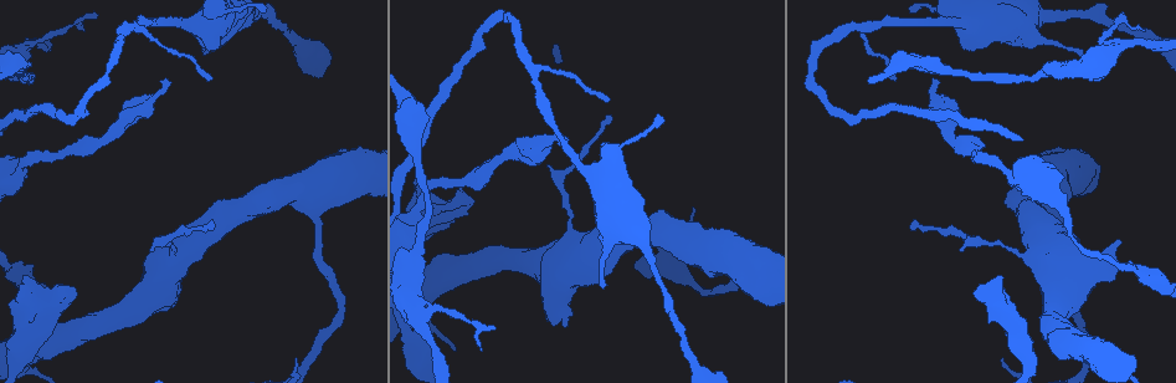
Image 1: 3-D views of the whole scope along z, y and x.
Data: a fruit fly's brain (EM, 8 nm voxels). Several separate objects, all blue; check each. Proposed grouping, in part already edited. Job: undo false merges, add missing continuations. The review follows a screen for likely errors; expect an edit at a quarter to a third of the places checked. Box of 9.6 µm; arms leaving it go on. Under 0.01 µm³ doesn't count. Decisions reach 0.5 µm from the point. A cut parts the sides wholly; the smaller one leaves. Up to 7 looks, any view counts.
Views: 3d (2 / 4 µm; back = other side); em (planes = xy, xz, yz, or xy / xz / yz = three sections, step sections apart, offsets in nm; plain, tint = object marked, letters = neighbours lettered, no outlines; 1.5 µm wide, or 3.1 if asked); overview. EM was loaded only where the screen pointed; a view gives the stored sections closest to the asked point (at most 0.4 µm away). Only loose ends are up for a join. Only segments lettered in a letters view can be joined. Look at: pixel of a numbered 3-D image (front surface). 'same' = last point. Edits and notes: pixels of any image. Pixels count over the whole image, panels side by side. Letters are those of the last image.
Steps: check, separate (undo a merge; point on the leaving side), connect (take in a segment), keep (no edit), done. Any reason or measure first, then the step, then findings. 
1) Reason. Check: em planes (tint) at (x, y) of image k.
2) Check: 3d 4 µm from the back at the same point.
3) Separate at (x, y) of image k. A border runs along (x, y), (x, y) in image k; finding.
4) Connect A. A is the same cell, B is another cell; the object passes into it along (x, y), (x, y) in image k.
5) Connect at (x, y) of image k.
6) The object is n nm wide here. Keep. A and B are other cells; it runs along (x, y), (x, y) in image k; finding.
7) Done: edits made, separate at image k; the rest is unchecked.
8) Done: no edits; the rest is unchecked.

An open end. Check: em xy step 4 (plain) at (560, 146) of image 1.

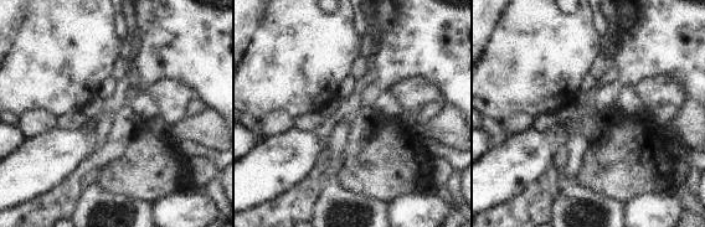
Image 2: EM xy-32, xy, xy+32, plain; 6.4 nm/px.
Check: em xy step 4 (letters) at the same point.

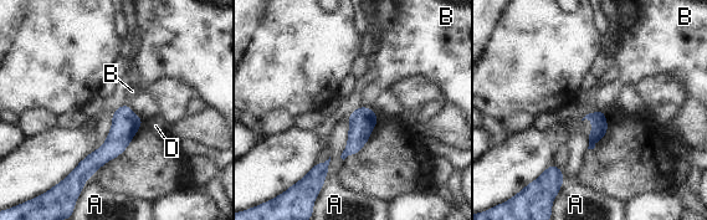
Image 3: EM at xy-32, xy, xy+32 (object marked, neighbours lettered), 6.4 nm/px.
The longest contact is with A, 150 nm. Keep. A, B and D are other cells; it runs along (124, 107), (119, 137), (72, 175) in image 3; no lettered segment goes on from it.

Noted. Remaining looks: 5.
Free end. Check: em planes (letters) at (52, 328) of image 1.

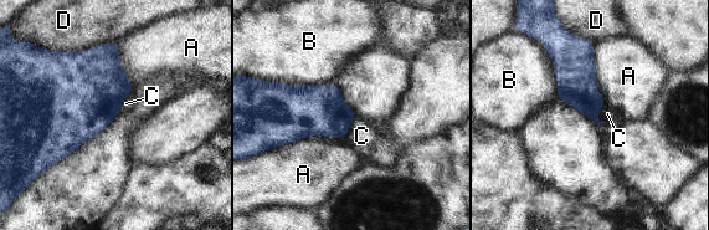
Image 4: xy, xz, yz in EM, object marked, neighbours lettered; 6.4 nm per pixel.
Keep. A, B, C and D are other cells; a border runs along (606, 102), (599, 113), (600, 122) in image 4; no lettered segment goes on from it.

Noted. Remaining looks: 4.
Two arms in line, one across. Check: em yz step 4 (letters) at (1114, 48) of image 1.

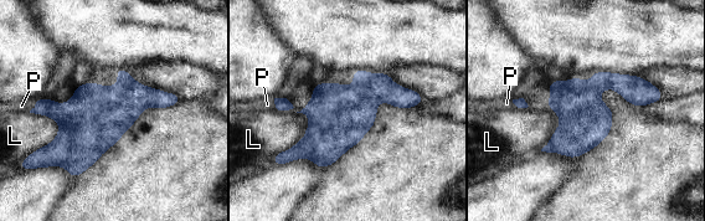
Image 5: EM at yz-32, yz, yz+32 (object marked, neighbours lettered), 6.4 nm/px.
Another direction. Check: em planes (letters) at the same point.

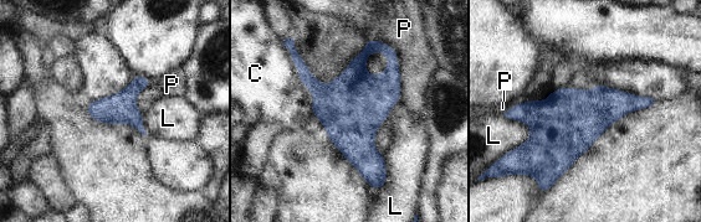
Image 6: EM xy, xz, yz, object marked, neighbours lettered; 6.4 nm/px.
The longest contact is with P, 340 nm. Keep. C, L and P are other cells; all the same cell.

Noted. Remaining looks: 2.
Done: no edits; the rest is unchecked.

